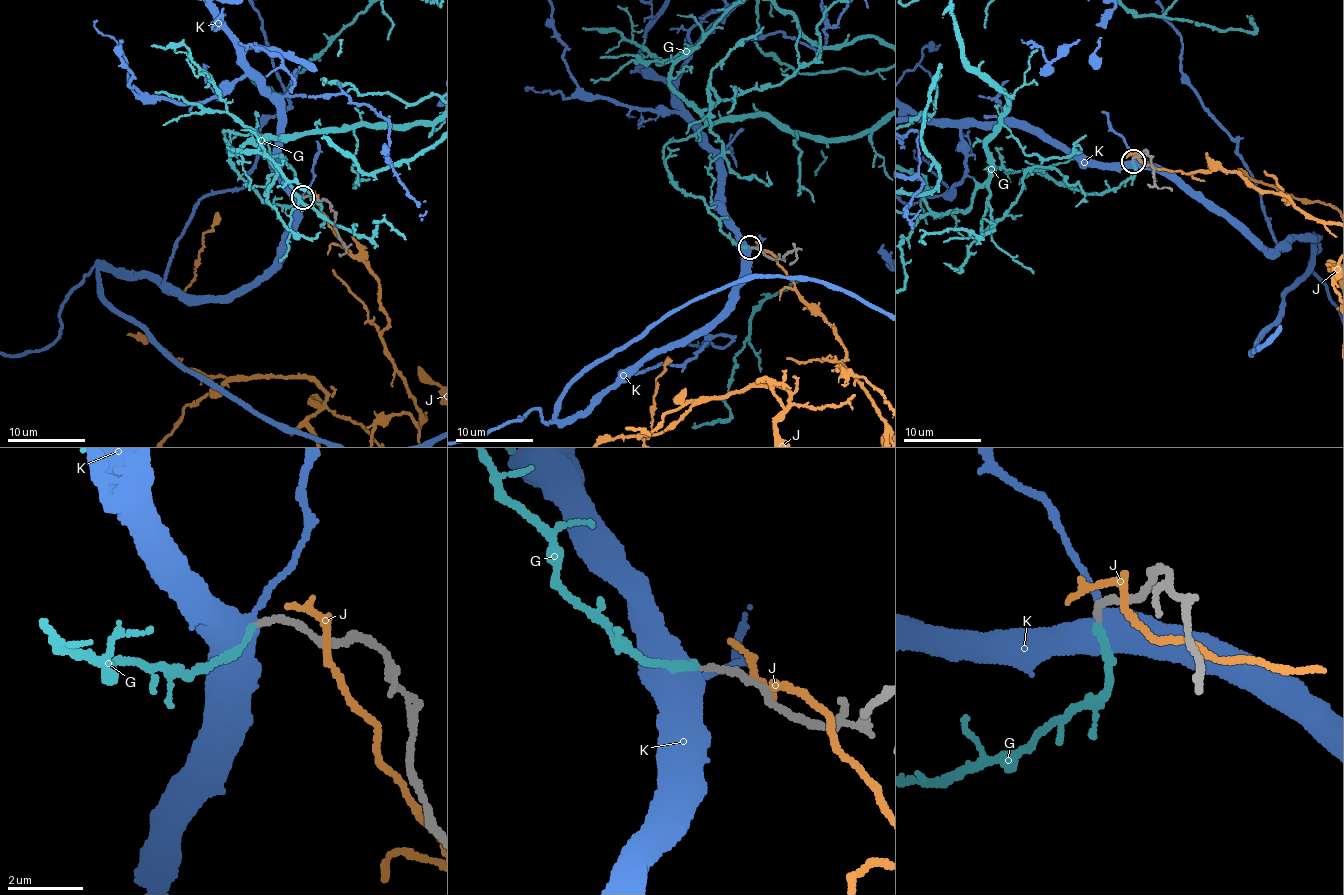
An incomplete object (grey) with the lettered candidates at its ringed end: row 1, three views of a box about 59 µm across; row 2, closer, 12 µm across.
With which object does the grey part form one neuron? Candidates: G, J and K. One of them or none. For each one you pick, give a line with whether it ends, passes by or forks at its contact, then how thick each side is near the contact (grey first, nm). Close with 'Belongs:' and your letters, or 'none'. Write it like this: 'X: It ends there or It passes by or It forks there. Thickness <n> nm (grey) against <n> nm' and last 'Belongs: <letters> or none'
G: It ends there. Thickness 170 nm (grey) against 200 nm
Belongs: G

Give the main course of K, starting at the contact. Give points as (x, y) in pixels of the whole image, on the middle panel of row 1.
K: (750, 248), (725, 313), (627, 368), (583, 413), (550, 421), (533, 409), (474, 440)

